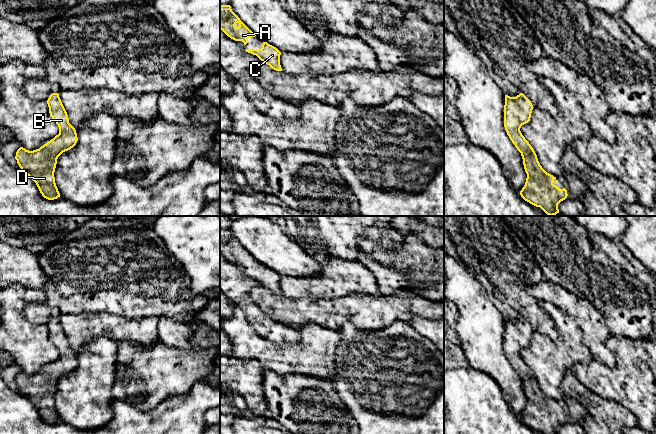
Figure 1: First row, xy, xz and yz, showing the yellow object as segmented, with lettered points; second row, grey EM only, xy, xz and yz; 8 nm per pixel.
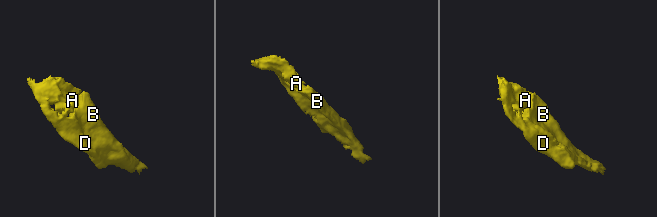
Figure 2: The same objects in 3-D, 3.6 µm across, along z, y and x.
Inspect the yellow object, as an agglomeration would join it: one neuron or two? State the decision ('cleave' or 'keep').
keep

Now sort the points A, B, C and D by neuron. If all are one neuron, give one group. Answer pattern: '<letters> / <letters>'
A B C D

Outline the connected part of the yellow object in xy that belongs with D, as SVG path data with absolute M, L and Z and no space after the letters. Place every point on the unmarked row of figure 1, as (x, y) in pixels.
M52 317L46 326L50 340L59 351L59 358L36 374L20 371L15 383L21 394L36 407L42 420L54 424L60 421L54 401L57 383L63 376L73 372L78 362L75 352L69 347L59 318Z

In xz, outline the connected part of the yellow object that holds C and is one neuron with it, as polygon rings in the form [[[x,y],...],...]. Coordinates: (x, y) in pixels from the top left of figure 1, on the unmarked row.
[[[263,266],[261,273],[246,273],[248,277],[256,279],[261,285],[276,295],[282,295],[280,289],[281,276],[274,270]]]

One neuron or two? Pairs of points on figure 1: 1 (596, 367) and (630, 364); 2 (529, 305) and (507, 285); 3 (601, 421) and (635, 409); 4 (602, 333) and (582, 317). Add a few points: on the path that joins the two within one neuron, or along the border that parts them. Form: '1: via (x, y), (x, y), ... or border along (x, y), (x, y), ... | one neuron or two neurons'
1: via (604, 375), (619, 375), (622, 372) | one neuron
2: via (524, 302), (512, 290) | one neuron
3: border along (609, 398), (624, 406), (637, 419), (638, 423) | two neurons
4: via (597, 329), (587, 319) | one neuron

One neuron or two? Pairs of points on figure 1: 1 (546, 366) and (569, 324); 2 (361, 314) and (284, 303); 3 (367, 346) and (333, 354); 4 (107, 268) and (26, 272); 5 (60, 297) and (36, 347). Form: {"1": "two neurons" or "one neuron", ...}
{"1": "one neuron", "2": "one neuron", "3": "two neurons", "4": "two neurons", "5": "two neurons"}

